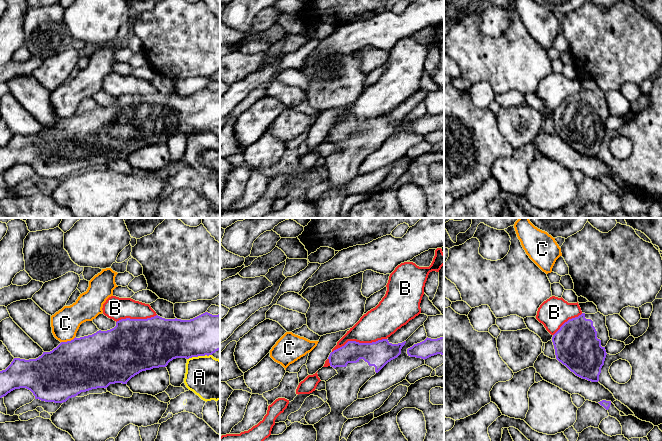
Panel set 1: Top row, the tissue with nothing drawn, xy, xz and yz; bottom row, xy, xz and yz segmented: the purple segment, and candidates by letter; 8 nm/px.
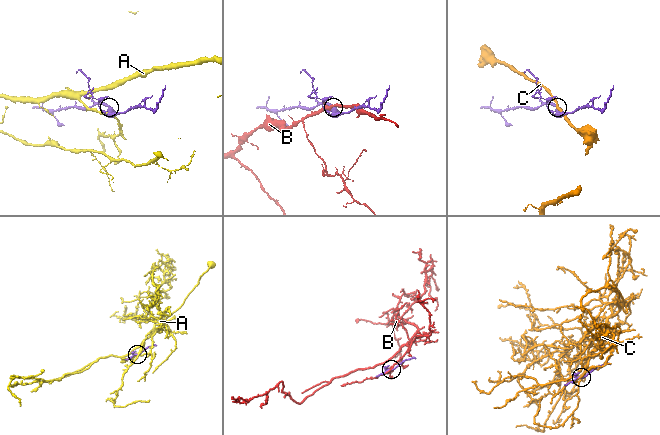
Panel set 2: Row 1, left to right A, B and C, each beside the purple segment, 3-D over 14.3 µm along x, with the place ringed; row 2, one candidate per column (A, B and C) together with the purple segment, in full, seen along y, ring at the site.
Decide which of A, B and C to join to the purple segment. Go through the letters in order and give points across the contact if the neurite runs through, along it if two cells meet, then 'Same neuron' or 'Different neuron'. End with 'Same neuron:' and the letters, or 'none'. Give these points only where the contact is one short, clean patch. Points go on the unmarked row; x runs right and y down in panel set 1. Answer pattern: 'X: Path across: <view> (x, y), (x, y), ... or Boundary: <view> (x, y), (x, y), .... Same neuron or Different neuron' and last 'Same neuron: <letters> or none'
A: Boundary: xy (211, 130), (189, 133), (187, 135). Different neuron
B: Different neuron
C: Different neuron
Same neuron: none

